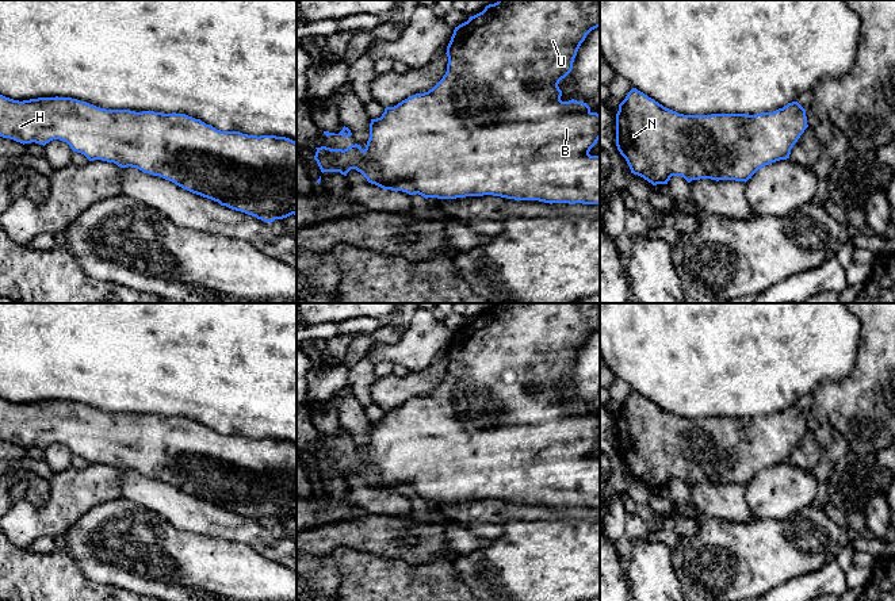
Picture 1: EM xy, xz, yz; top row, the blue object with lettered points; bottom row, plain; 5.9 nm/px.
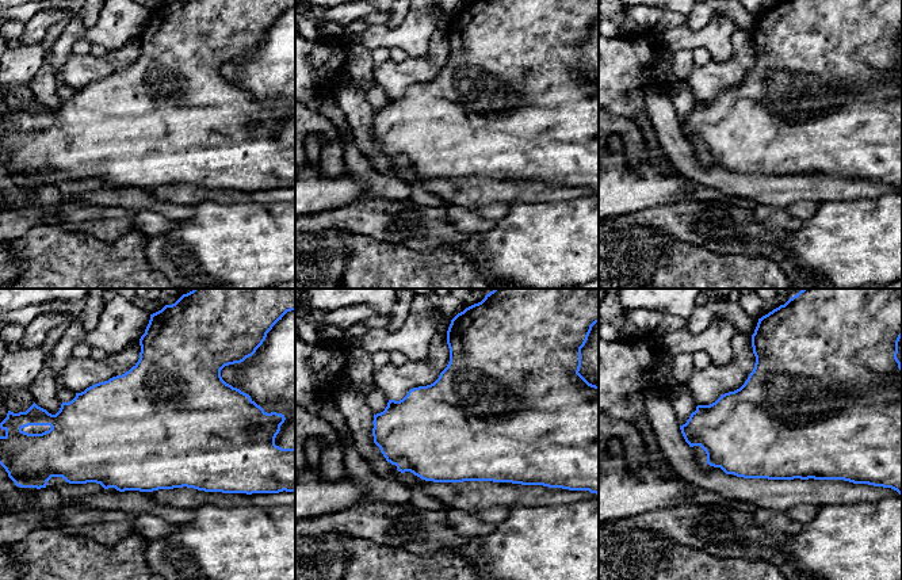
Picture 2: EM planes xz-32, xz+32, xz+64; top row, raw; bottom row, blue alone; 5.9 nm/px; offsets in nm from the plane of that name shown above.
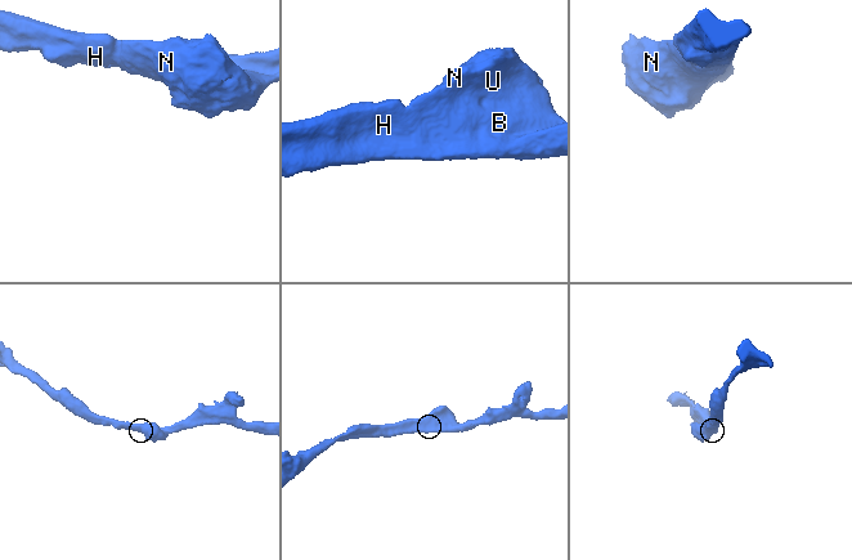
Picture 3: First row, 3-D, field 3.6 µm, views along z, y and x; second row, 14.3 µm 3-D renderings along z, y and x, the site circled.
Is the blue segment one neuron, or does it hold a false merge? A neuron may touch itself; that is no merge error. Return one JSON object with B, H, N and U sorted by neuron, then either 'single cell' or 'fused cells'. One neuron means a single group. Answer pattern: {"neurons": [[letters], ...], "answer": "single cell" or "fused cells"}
{"neurons": [["B", "H", "N", "U"]], "answer": "single cell"}

